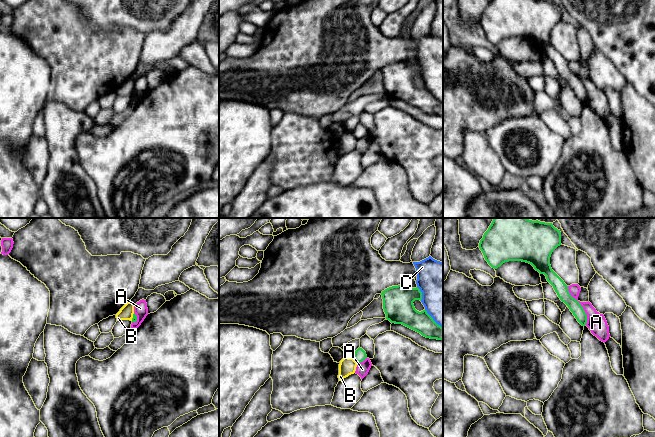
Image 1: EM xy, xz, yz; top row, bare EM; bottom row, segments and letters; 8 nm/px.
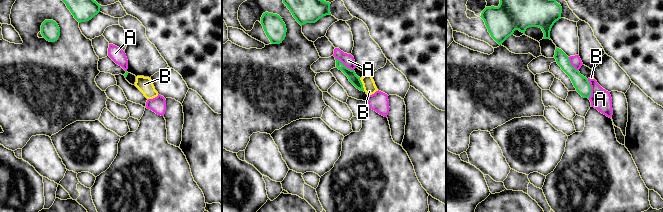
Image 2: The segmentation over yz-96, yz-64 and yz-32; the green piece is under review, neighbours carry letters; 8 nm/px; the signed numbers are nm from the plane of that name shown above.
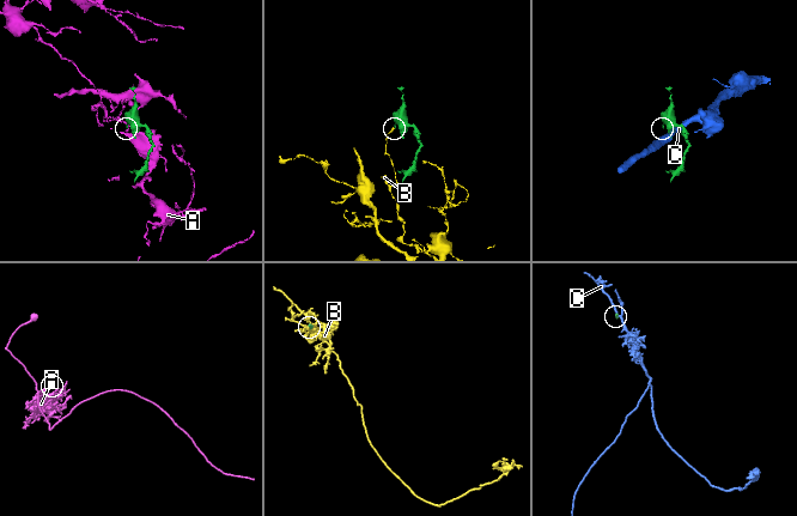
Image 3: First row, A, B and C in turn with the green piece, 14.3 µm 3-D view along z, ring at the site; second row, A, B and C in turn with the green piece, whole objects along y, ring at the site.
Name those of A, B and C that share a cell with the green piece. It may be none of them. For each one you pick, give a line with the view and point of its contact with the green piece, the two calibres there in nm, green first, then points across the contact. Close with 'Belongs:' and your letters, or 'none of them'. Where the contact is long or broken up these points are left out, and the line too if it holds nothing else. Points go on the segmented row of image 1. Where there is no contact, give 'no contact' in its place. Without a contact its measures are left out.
Belongs: none of them

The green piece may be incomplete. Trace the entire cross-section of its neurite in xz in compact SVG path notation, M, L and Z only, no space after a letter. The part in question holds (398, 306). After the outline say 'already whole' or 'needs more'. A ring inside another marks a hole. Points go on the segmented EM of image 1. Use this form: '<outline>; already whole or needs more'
M407 284L392 286L381 295L386 319L391 323L402 324L426 338L443 340L443 327L426 310L419 312L414 307L415 300L422 300L418 287L411 288Z; already whole

